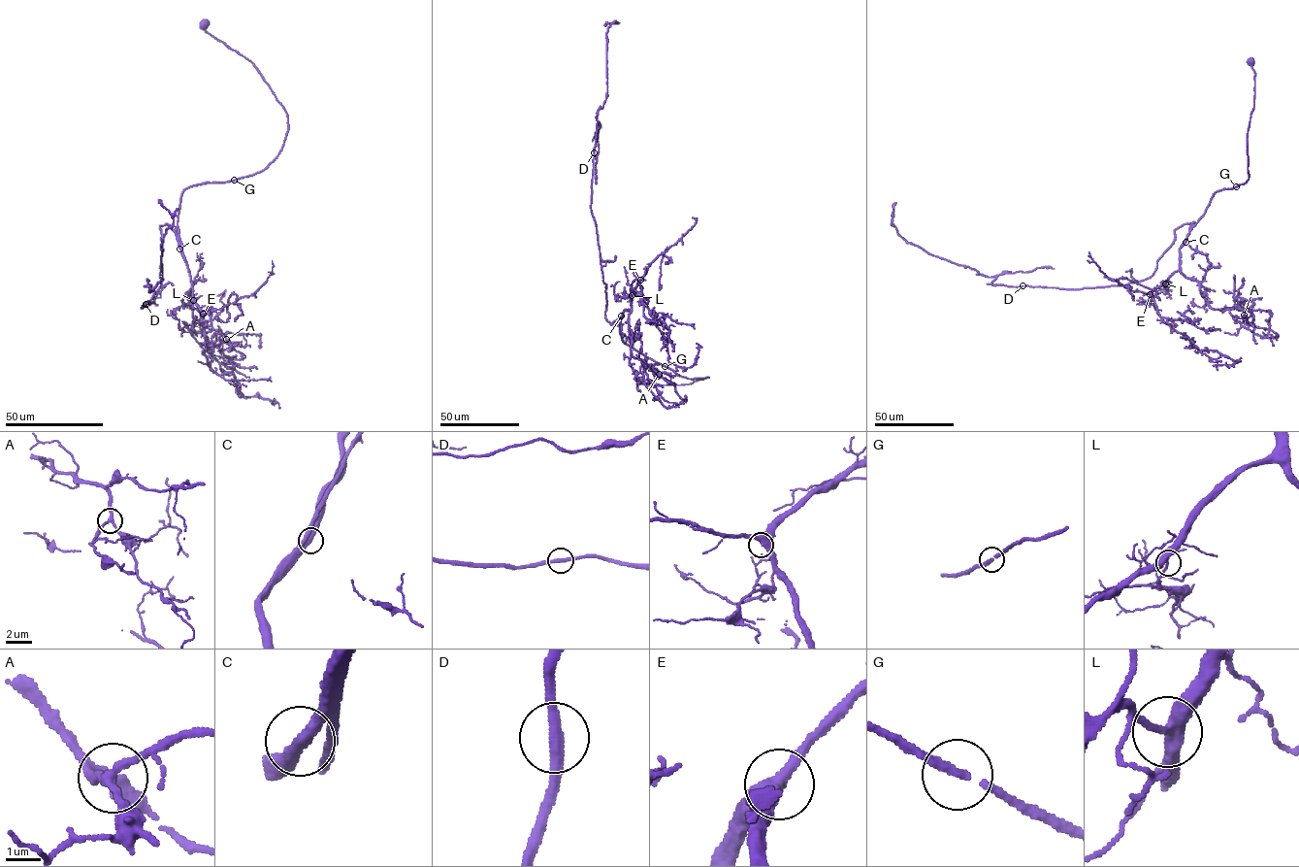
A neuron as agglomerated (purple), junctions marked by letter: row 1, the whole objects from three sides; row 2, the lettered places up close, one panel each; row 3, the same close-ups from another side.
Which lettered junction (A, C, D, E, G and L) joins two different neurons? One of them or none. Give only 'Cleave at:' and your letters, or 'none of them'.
Cleave at: none of them

